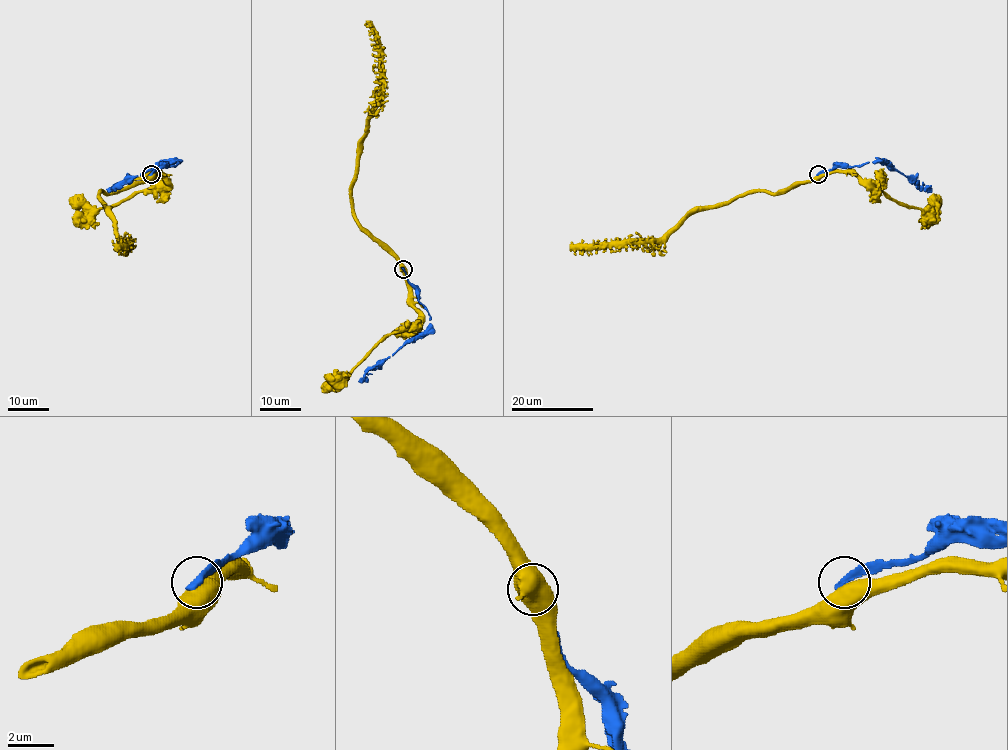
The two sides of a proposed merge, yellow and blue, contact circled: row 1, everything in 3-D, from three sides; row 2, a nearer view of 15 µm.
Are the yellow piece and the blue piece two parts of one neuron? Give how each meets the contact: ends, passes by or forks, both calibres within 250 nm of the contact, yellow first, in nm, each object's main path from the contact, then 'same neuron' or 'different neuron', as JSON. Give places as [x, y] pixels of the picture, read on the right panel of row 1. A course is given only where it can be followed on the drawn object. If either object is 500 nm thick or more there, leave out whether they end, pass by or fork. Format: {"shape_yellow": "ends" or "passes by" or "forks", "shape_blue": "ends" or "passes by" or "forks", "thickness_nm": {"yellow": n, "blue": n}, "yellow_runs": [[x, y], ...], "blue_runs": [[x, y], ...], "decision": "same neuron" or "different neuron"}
{"thickness_nm": {"yellow": 750, "blue": 360}, "yellow_runs": [[818, 175], [774, 193], [745, 193], [713, 205], [693, 208], [662, 237], [640, 242], [582, 244], [569, 250]], "blue_runs": [[818, 174], [839, 166], [882, 161], [888, 162], [919, 188], [931, 191]], "decision": "different neuron"}

